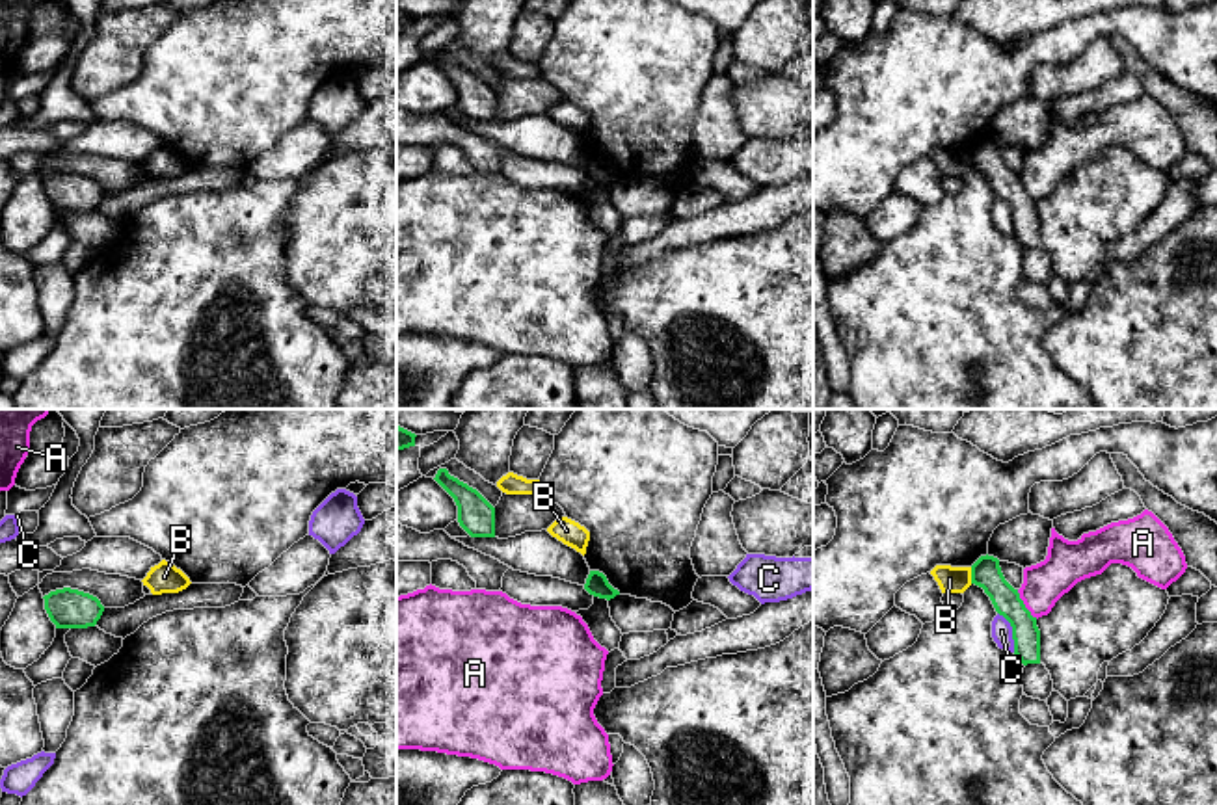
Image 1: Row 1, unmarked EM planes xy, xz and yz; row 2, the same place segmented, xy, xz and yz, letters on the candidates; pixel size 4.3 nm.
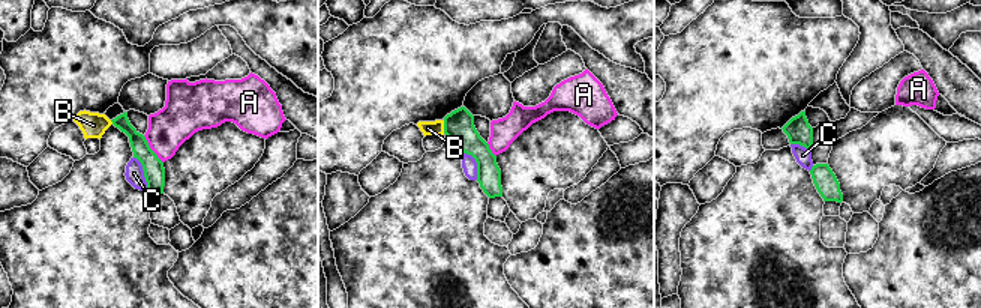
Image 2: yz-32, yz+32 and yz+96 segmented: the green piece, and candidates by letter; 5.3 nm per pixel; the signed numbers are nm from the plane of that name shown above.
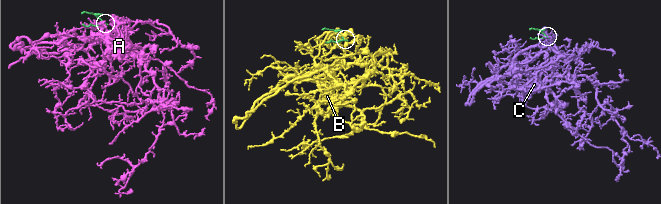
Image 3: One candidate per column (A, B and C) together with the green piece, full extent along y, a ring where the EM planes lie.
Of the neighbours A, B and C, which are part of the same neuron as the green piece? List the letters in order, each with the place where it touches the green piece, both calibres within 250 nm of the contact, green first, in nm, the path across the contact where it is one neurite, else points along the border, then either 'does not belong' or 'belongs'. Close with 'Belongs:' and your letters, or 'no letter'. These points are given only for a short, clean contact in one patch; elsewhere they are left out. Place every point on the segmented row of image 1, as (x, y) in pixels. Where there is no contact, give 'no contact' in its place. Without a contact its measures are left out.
A: meets green in yz at (1024, 605); 130 nm thick on the green side, 180 nm on the other; does not belong
B: meets green in yz at (972, 575); 130 nm thick on the green side, 110 nm on the other; border along yz (970, 567), (972, 582); does not belong
C: meets green in yz at (1013, 633); 120 nm thick on the green side, 90 nm on the other; does not belong
Belongs: no letter

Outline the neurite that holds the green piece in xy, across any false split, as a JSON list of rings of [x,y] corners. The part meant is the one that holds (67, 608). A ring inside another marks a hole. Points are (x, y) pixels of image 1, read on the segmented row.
[[[71,587],[50,591],[43,599],[45,610],[56,628],[95,627],[104,612],[97,597]]]

